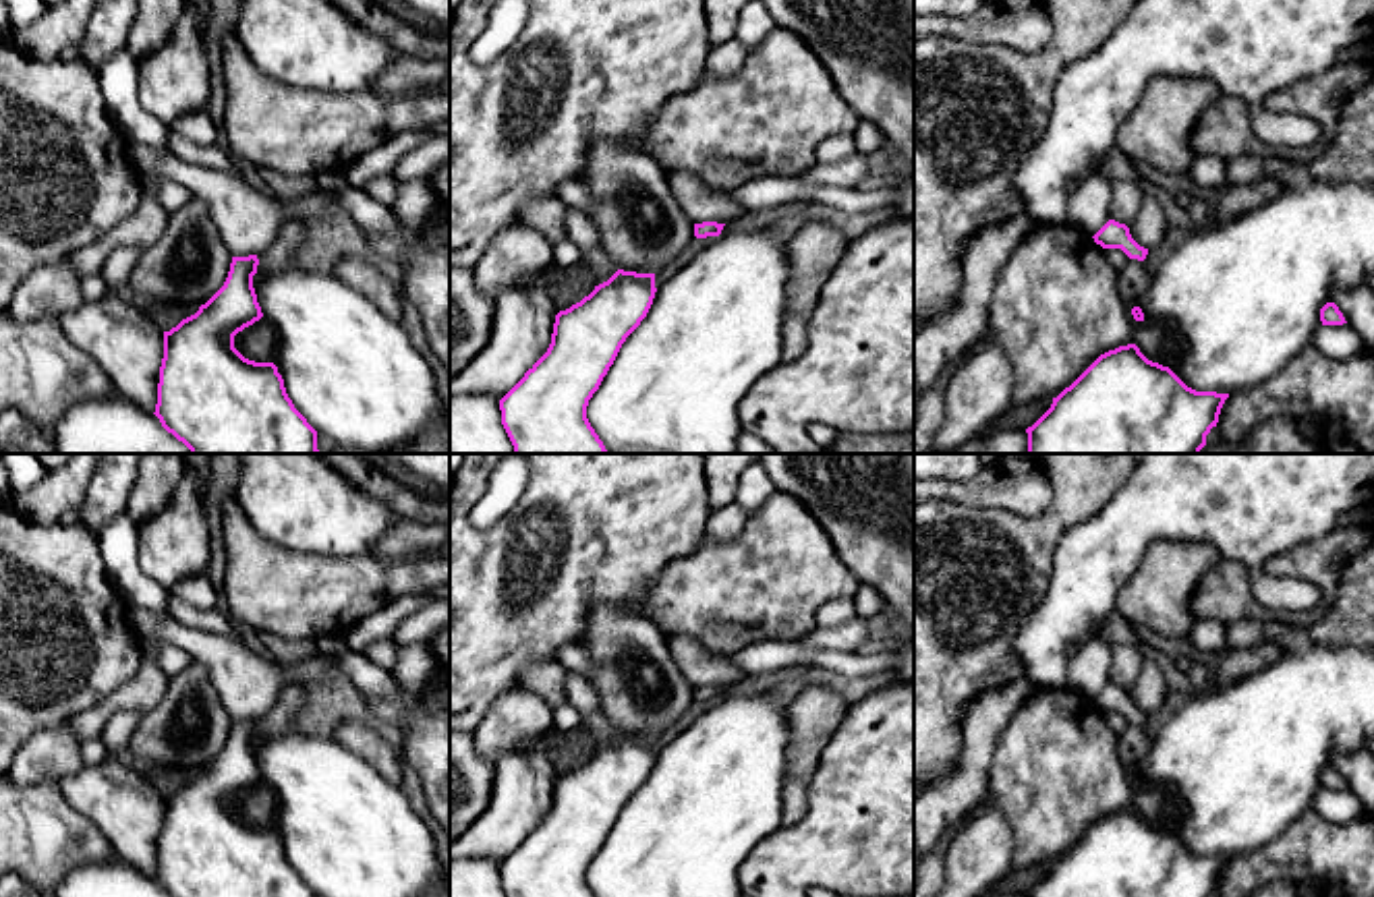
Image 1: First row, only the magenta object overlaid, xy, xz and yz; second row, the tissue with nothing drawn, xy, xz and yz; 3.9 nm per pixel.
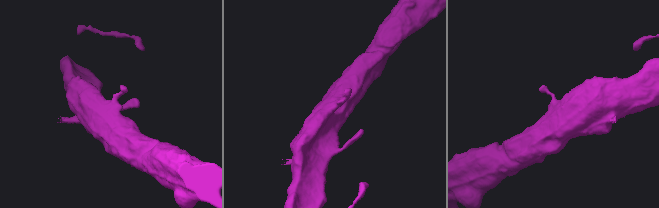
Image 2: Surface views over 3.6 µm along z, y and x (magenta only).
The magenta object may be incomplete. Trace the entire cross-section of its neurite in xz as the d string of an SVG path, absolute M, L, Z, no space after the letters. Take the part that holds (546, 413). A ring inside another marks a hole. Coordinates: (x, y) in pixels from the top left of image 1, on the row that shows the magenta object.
M618 269L555 315L547 352L499 400L514 454L607 454L586 406L655 292L655 273Z

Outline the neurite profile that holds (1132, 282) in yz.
M1129 259L1127 265L1117 273L1117 290L1129 309L1142 302L1150 278L1152 273L1138 259Z

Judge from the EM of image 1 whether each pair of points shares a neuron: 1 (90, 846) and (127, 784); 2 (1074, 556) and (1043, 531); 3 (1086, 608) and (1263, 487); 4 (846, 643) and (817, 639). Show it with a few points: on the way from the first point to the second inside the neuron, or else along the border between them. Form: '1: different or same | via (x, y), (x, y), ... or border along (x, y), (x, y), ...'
1: different | border along (65, 796), (117, 856)
2: different | border along (1097, 510), (1060, 539), (1047, 589)
3: same | via (1111, 558), (1180, 489), (1213, 487)
4: same | via (840, 639), (823, 639)

